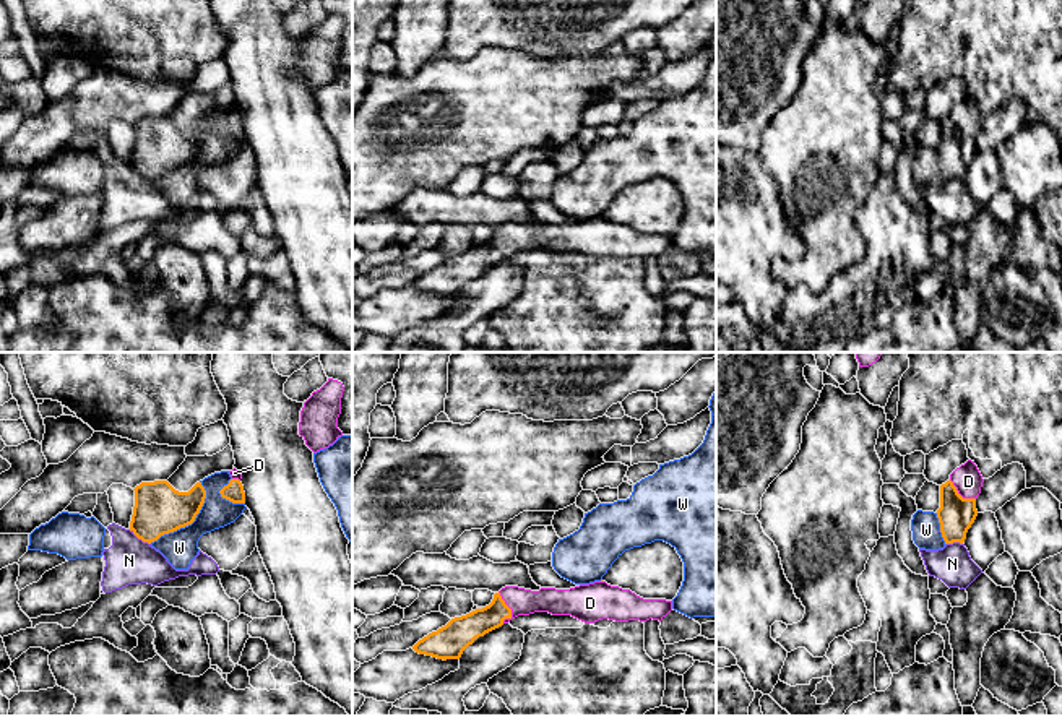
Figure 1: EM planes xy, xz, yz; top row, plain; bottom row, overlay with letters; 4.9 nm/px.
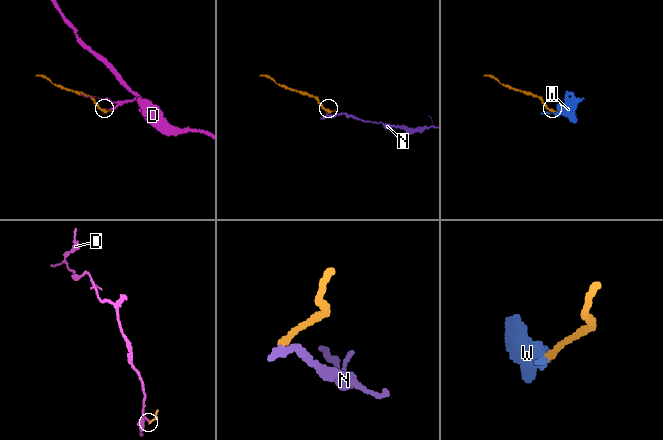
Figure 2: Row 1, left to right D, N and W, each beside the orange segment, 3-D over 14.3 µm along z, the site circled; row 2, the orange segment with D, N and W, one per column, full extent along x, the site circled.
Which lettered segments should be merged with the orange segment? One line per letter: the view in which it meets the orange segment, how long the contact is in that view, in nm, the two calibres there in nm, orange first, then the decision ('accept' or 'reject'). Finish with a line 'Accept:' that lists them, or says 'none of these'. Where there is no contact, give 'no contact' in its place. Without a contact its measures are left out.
D: meets orange in xz; contact 160 nm long; 140 nm thick on the orange side, 130 nm on the other; accept
N: meets orange in xy; contact 130 nm long; 240 nm thick on the orange side, 240 nm on the other; reject
W: meets orange in xy; contact 400 nm long; 240 nm thick on the orange side, 170 nm on the other; reject
Accept: D

